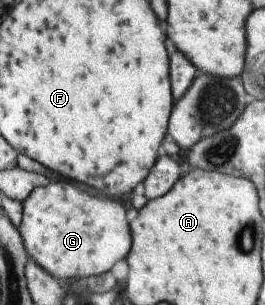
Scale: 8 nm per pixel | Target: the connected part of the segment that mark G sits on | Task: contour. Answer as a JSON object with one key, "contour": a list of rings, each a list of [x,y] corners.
{"contour":[[[54,181],[48,187],[36,188],[30,194],[23,207],[20,231],[24,236],[24,245],[30,260],[40,265],[57,280],[66,283],[69,280],[85,280],[92,275],[106,273],[120,259],[128,257],[133,246],[133,237],[130,235],[131,223],[128,223],[128,218],[122,203],[92,195],[92,193],[84,191],[82,187],[72,185],[72,183]]]}

